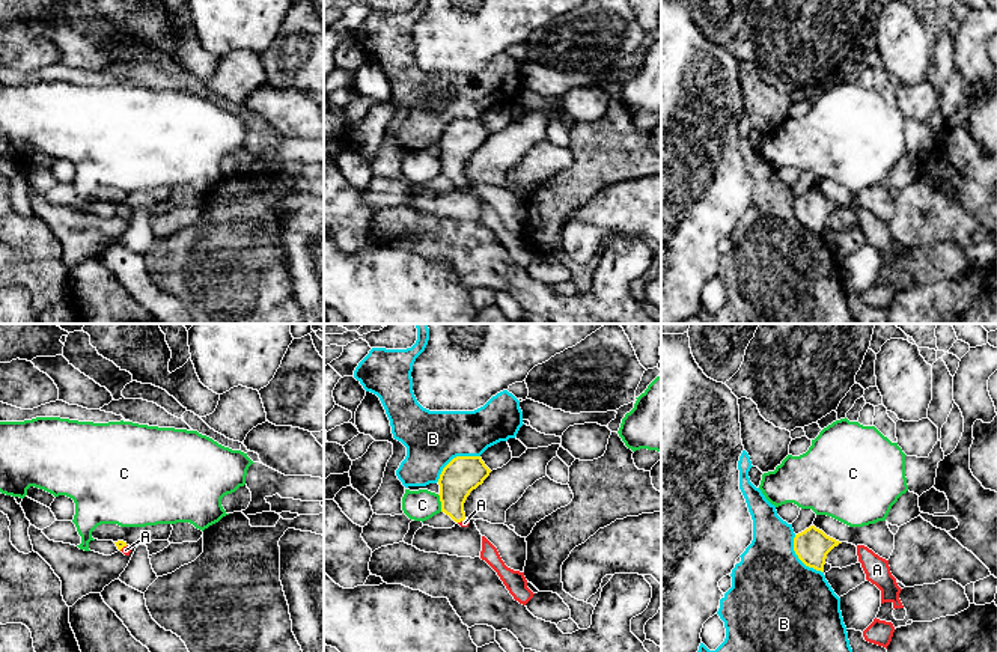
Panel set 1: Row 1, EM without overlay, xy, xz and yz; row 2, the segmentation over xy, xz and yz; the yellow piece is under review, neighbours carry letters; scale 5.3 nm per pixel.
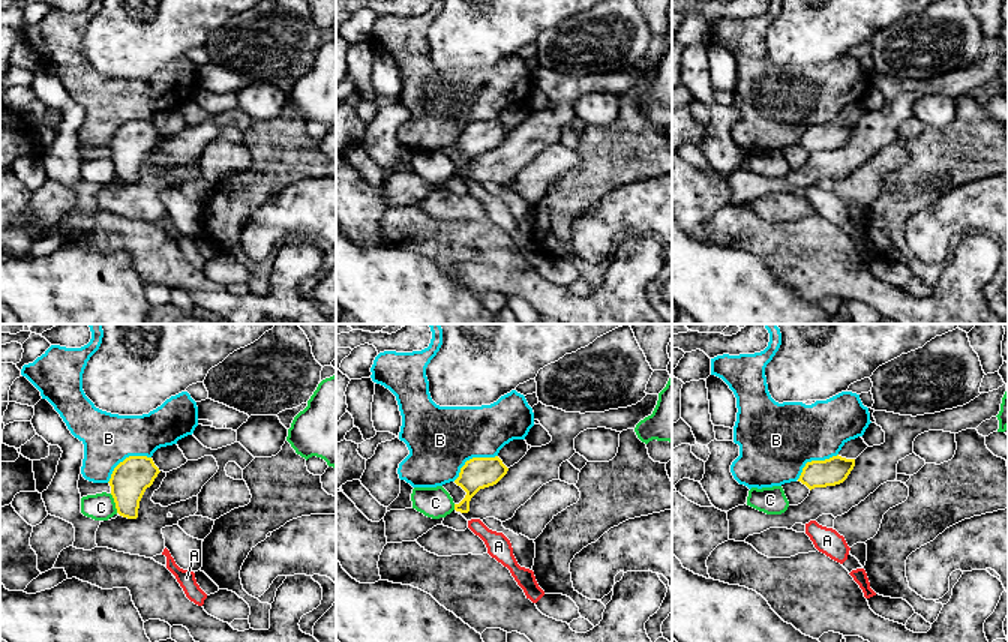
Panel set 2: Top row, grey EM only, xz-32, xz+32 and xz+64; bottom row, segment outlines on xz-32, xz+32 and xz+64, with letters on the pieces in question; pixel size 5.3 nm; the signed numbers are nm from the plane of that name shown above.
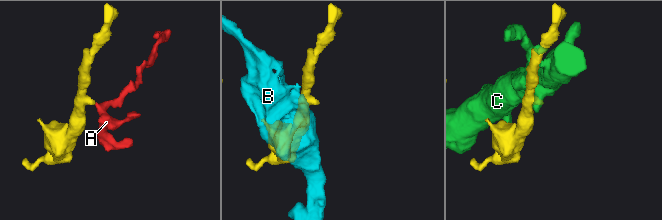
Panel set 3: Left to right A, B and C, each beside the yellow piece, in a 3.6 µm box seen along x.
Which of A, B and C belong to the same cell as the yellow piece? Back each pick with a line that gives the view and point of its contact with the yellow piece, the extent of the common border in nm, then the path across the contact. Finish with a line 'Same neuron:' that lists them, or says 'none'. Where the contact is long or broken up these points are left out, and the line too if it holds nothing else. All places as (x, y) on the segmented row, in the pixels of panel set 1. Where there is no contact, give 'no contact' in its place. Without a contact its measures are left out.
A: xy (122, 547) | 50 nm | across xy (119, 544), (122, 547), (125, 550)
Same neuron: A

